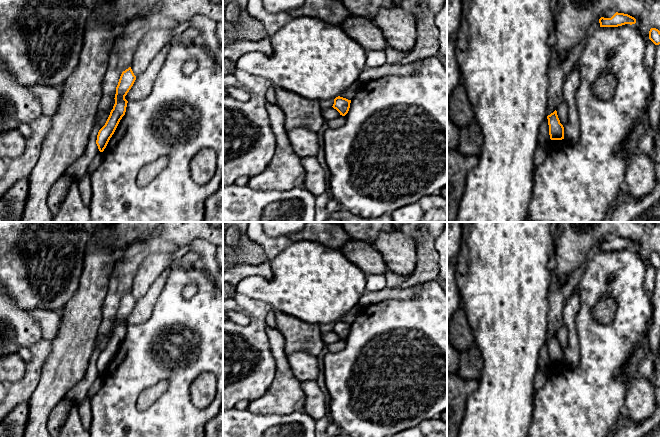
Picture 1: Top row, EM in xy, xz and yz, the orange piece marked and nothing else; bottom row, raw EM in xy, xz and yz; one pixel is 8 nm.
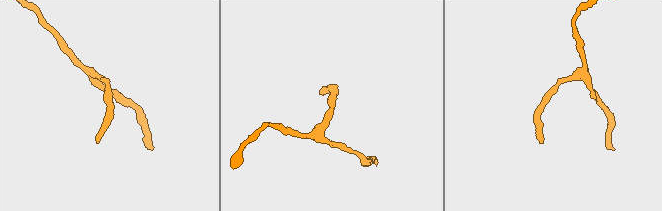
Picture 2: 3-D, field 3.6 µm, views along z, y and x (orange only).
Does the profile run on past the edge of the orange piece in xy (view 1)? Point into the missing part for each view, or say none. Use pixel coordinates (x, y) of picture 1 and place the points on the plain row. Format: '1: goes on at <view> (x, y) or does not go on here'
1: does not go on here

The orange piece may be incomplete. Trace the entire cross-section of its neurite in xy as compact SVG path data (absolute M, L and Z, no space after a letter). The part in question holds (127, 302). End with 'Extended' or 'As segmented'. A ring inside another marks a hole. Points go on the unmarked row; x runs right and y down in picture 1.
M131 291L122 296L118 309L116 311L115 328L105 349L99 354L96 368L100 376L106 372L110 362L114 358L120 344L125 339L128 325L125 320L133 310L136 304Z. As segmented

